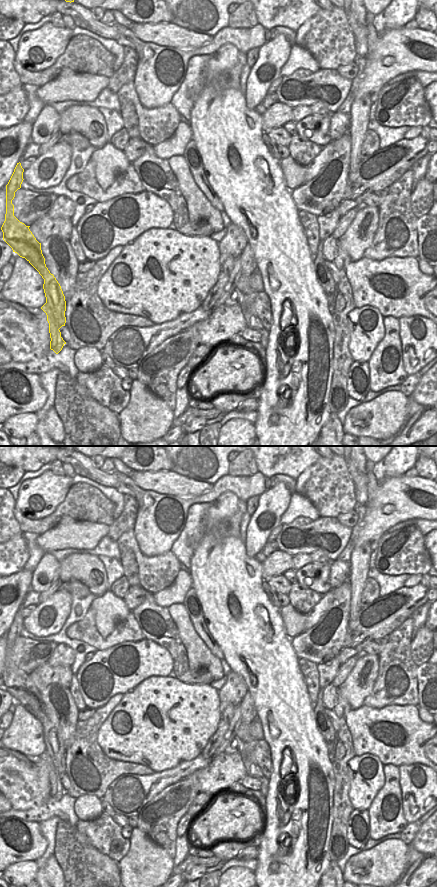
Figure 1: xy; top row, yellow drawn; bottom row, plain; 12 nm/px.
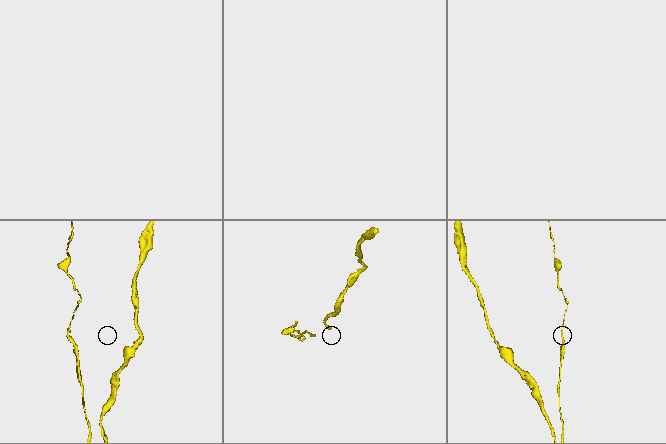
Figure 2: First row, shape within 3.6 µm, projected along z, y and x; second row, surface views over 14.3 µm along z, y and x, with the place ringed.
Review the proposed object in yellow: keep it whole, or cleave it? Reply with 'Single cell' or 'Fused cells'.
Fused cells.

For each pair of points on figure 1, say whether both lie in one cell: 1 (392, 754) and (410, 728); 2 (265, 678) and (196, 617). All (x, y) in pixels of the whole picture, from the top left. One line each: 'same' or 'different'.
1: same
2: different

